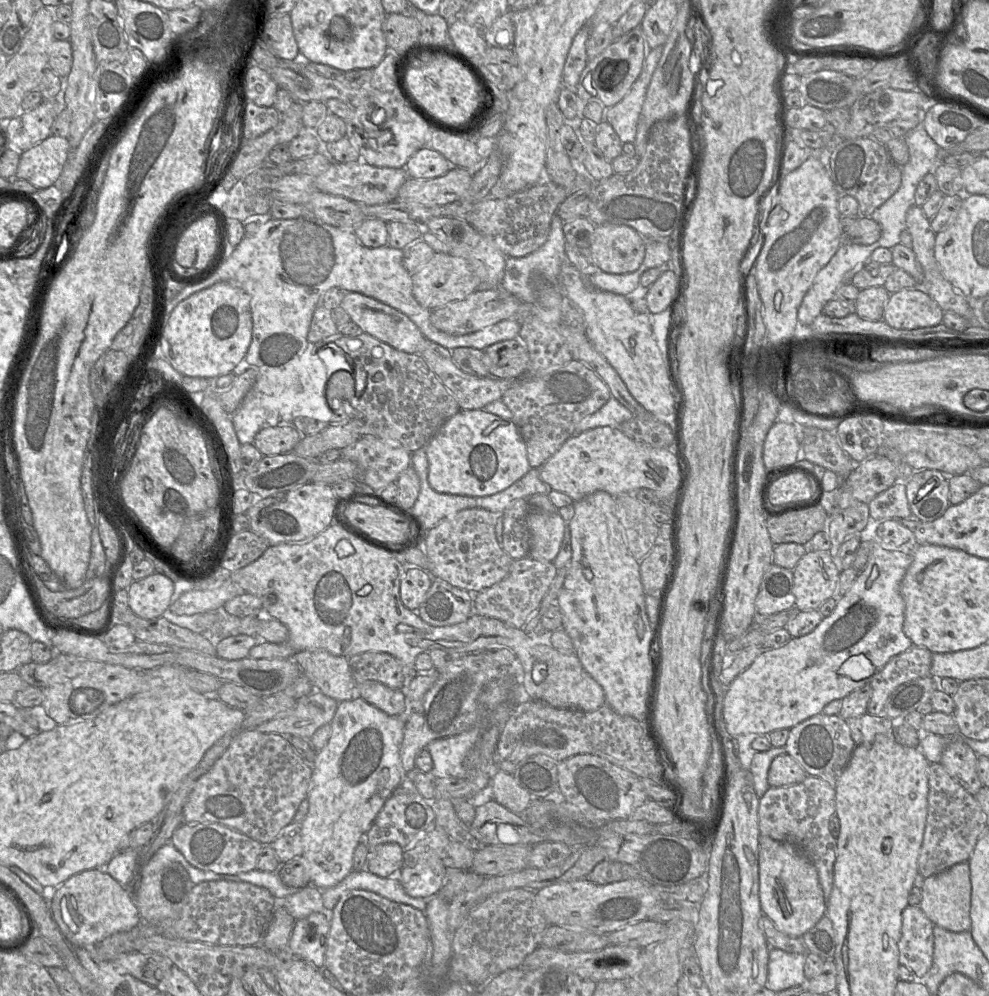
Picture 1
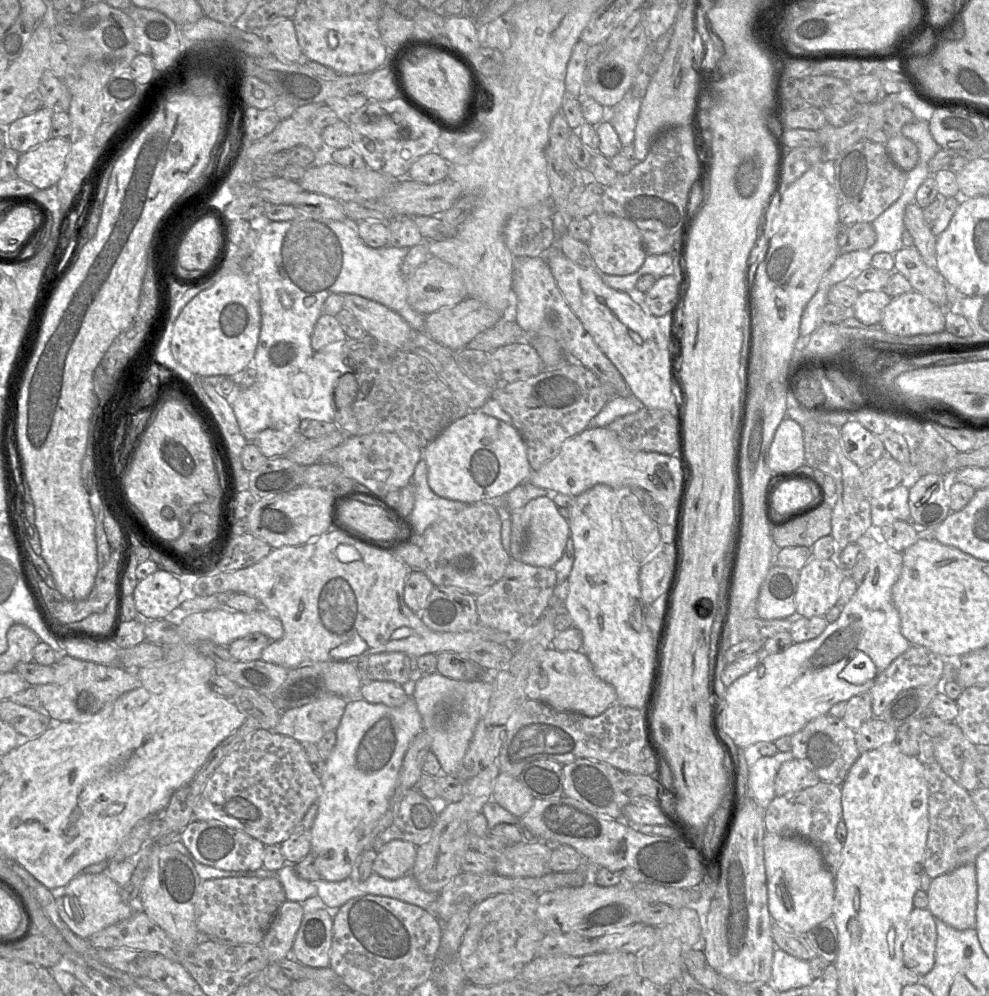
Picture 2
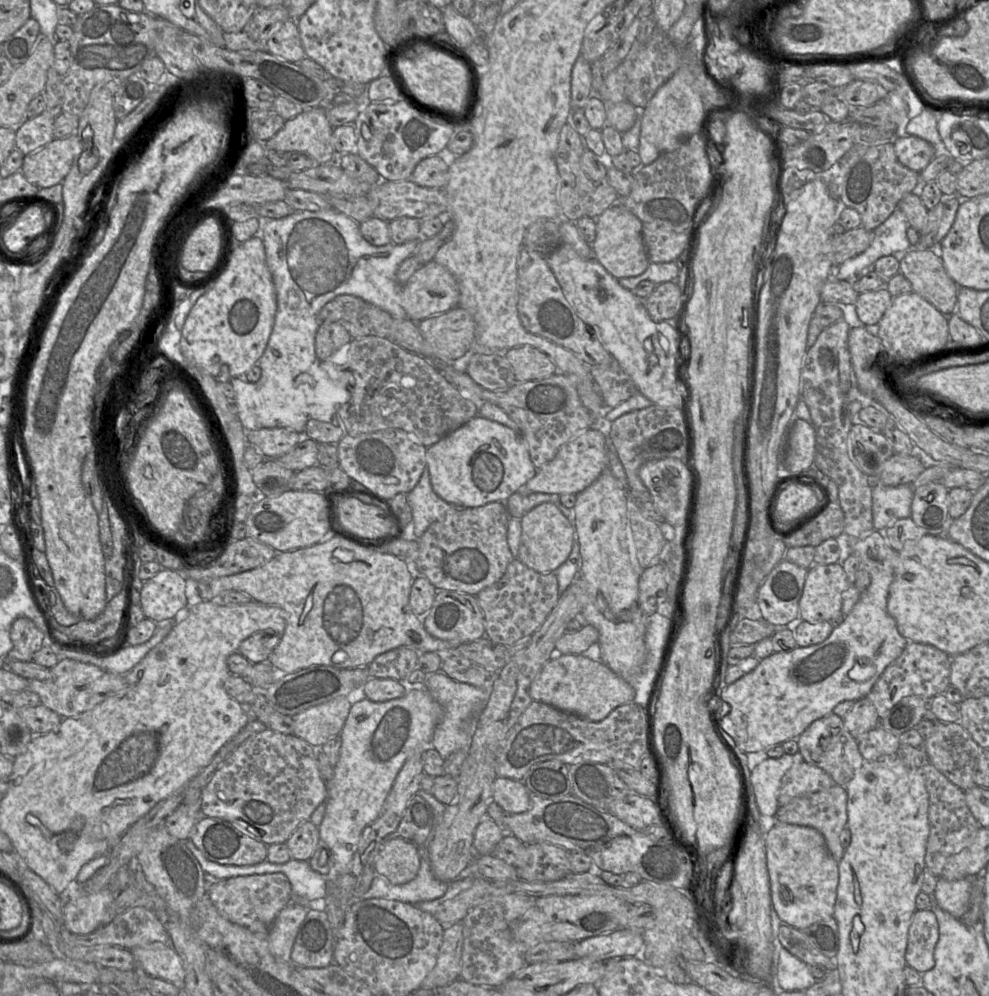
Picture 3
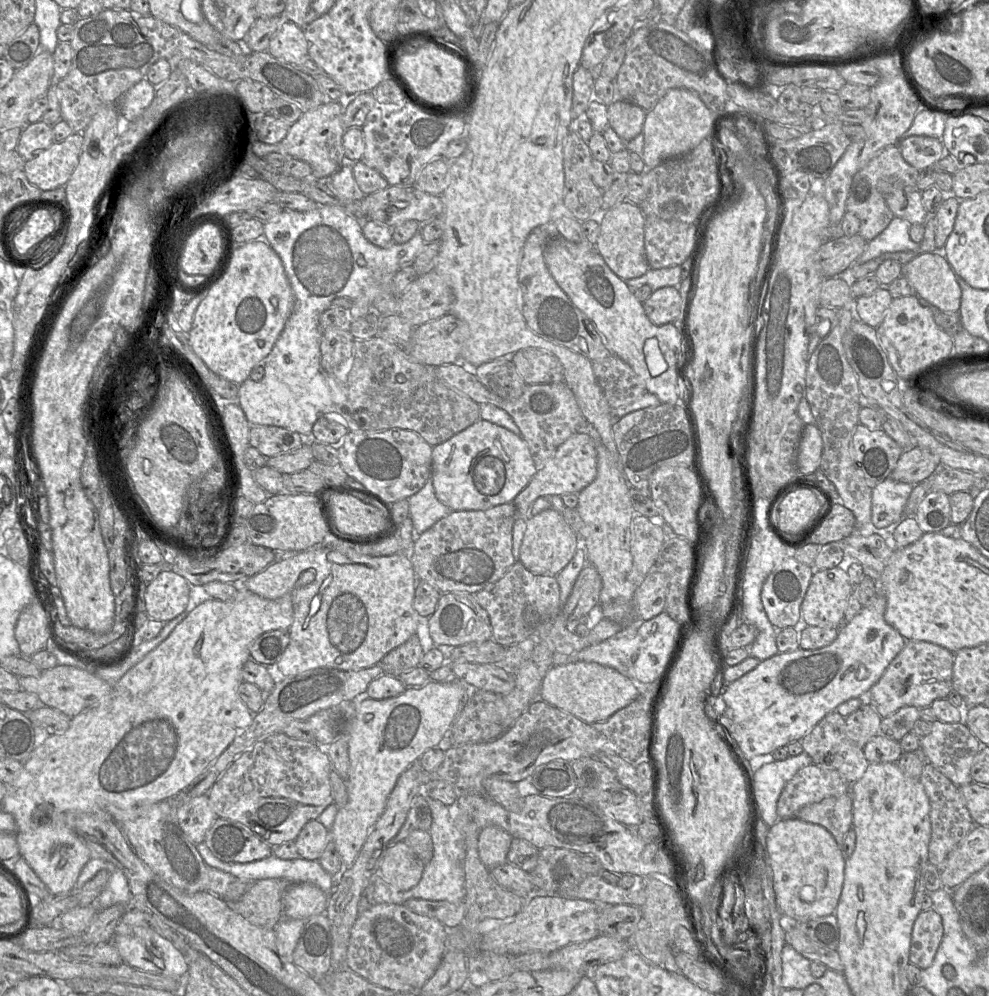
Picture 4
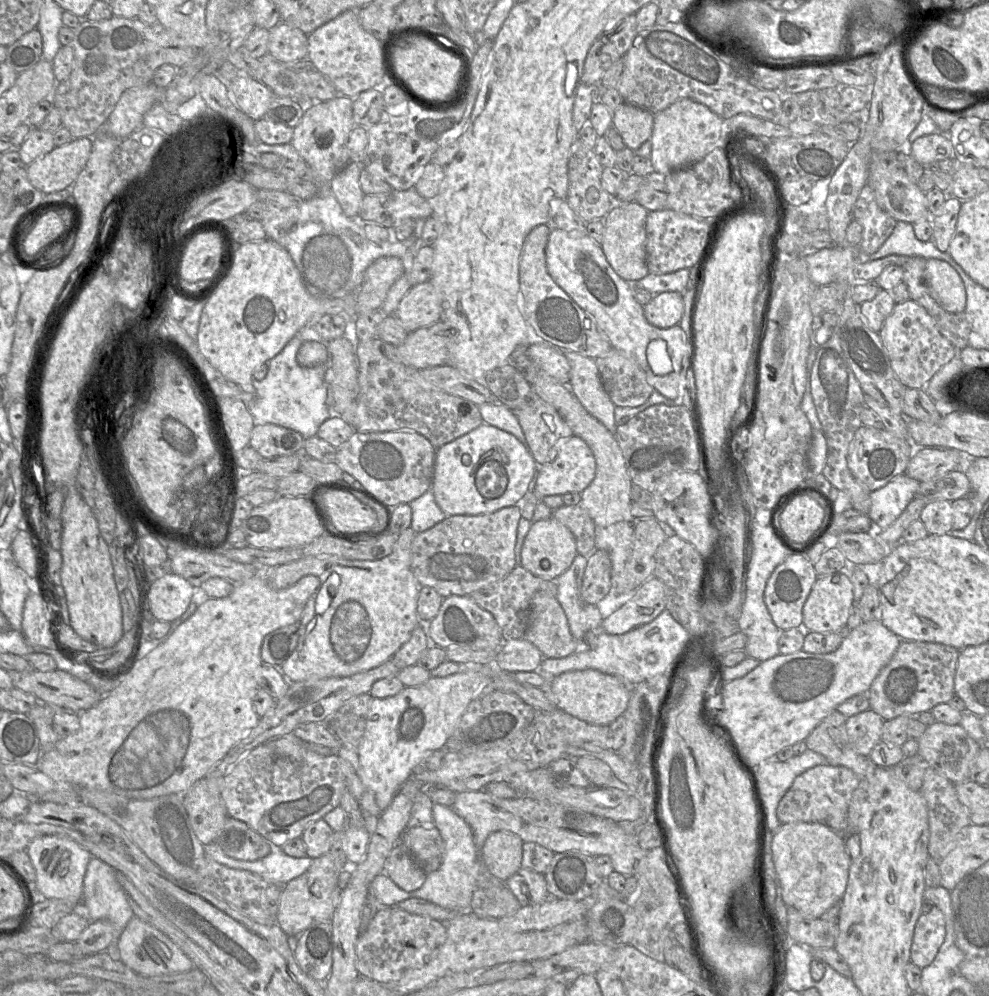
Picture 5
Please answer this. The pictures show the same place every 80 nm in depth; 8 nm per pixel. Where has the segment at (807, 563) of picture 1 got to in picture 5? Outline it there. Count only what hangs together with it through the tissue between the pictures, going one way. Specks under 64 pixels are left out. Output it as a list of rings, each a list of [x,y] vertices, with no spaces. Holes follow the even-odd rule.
[[[846,571],[818,577],[803,606],[803,625],[809,632],[837,632],[847,625],[853,602],[853,585]]]

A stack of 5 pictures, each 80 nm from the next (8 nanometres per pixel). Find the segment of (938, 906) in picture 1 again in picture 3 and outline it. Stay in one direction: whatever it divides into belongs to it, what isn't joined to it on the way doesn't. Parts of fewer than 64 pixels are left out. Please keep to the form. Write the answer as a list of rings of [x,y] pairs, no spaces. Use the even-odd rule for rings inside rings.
[[[939,877],[933,893],[939,907],[961,919],[970,906],[972,881],[972,878],[951,881]]]

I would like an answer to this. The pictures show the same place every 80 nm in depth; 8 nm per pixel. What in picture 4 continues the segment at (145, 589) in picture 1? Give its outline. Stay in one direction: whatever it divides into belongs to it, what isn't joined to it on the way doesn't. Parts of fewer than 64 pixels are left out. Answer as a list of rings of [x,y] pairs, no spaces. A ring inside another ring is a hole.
[[[171,567],[151,581],[145,591],[145,608],[150,619],[169,622],[183,613],[190,597],[190,583]]]

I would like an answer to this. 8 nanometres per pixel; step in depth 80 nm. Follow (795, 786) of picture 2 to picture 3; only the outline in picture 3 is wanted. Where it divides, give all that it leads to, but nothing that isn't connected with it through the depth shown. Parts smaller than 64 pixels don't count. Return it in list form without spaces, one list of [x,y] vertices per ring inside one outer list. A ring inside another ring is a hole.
[[[805,761],[795,763],[783,776],[779,790],[779,807],[805,794],[826,790],[836,785],[832,777]]]

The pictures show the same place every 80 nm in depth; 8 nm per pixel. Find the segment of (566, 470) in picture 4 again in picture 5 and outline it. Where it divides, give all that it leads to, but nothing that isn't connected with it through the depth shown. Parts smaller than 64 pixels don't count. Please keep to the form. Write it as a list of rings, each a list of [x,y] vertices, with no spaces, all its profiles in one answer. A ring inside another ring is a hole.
[[[576,435],[554,446],[548,455],[548,462],[538,465],[535,471],[535,495],[542,500],[550,495],[581,493],[596,474],[596,461],[593,452],[584,440]]]

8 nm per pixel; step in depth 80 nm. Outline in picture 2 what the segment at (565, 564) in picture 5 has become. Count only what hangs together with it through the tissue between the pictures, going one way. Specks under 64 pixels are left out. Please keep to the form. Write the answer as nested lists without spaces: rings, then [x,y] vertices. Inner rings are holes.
[[[540,496],[511,512],[520,514],[524,532],[525,543],[519,561],[531,566],[552,568],[562,557],[570,535],[568,521],[559,514],[557,505],[548,496]]]

